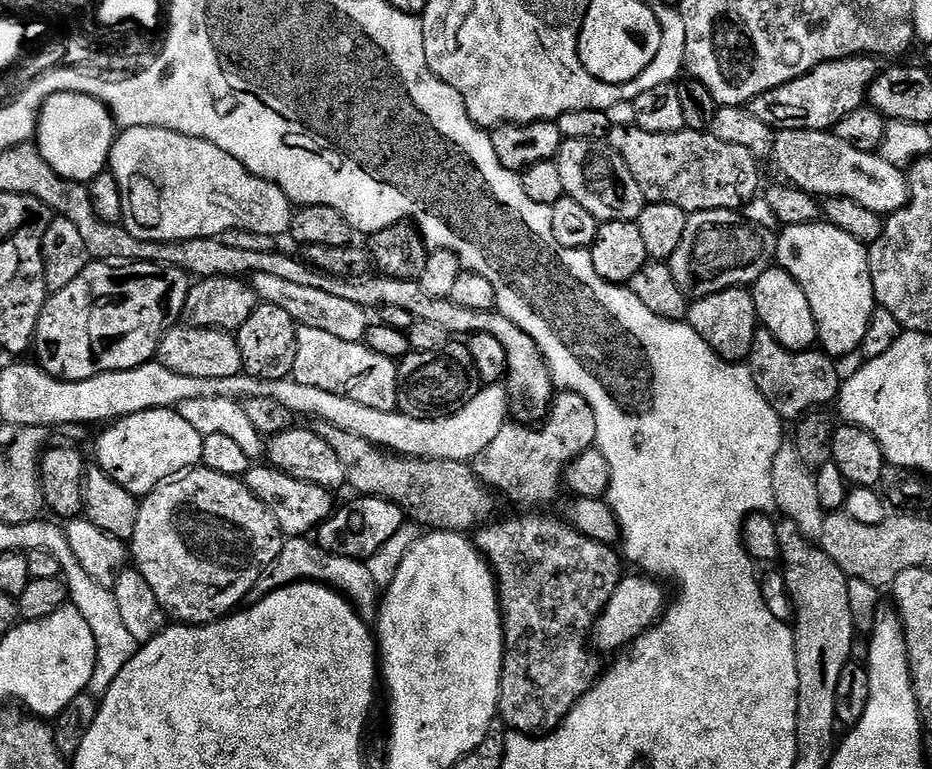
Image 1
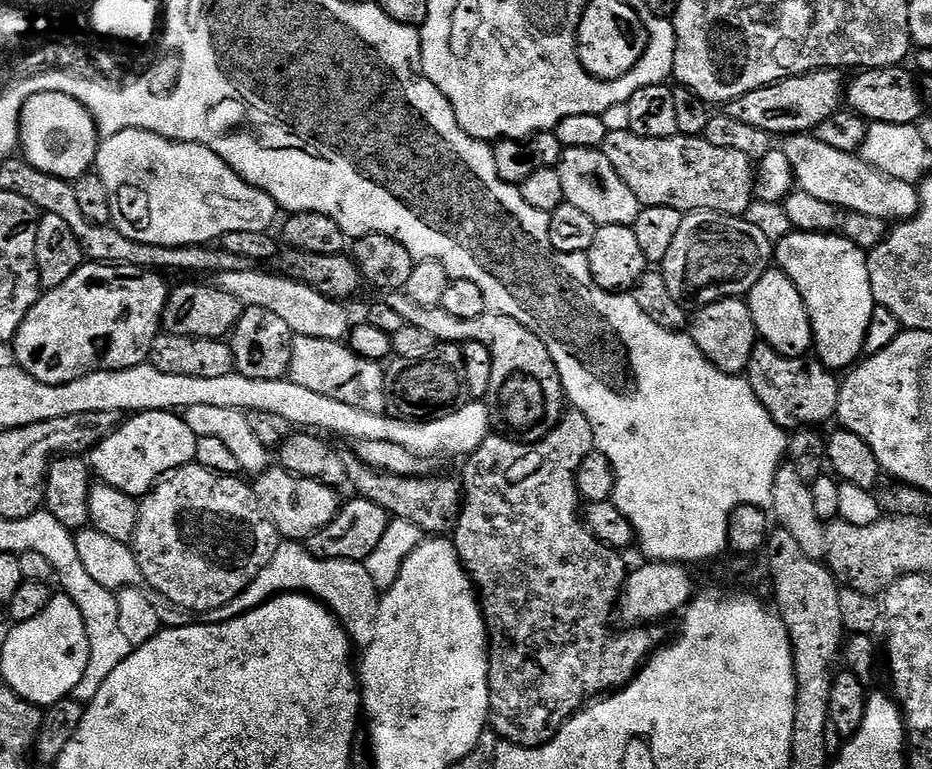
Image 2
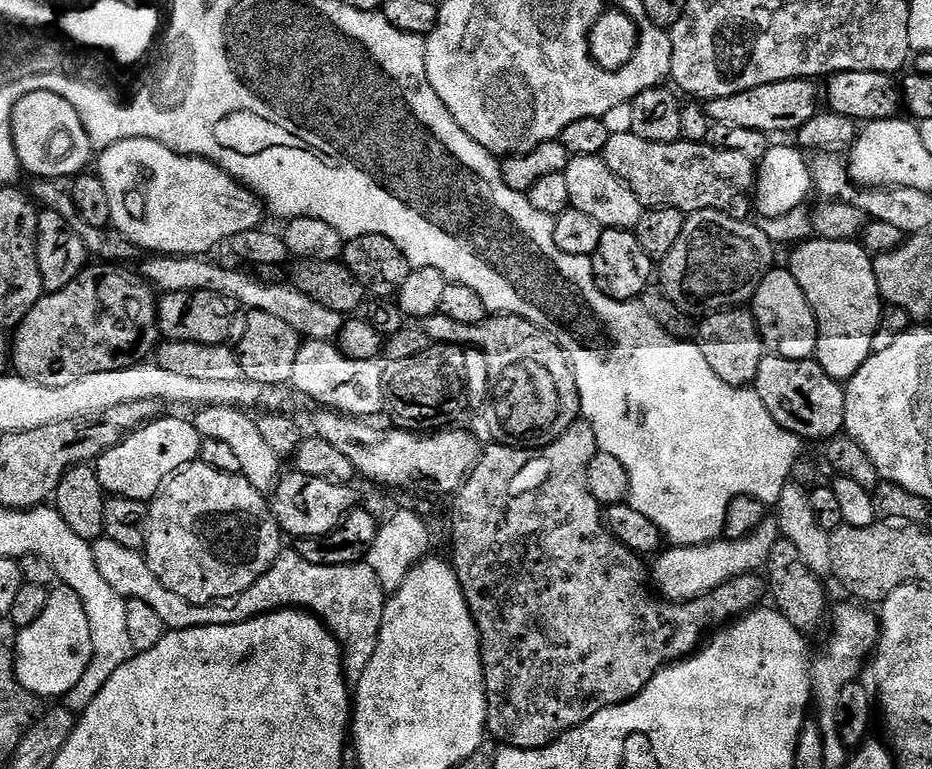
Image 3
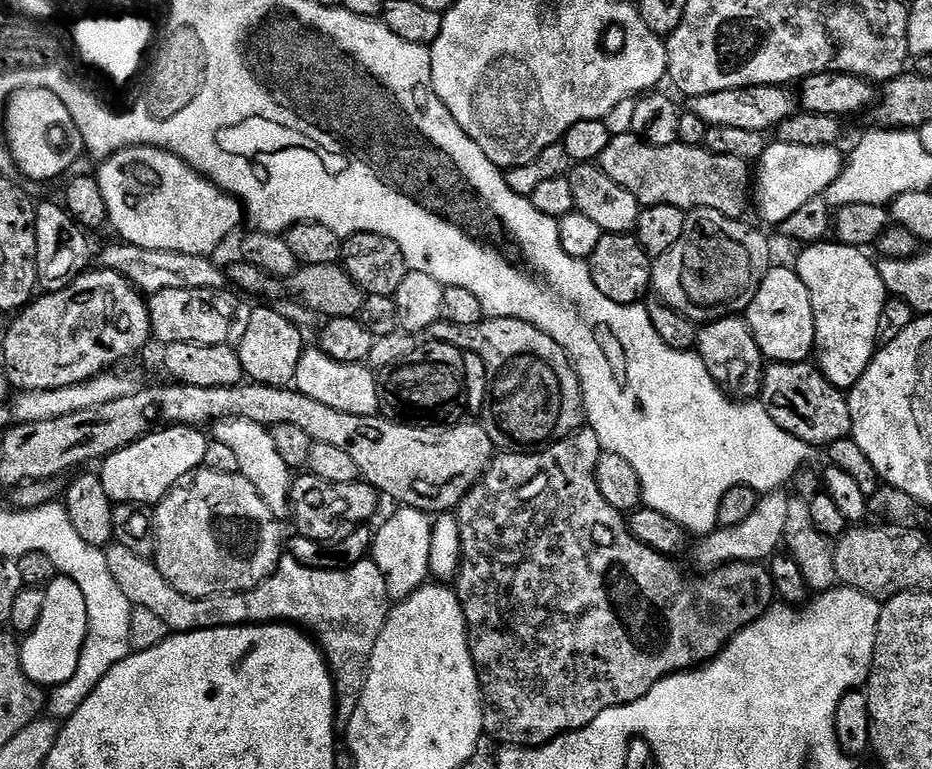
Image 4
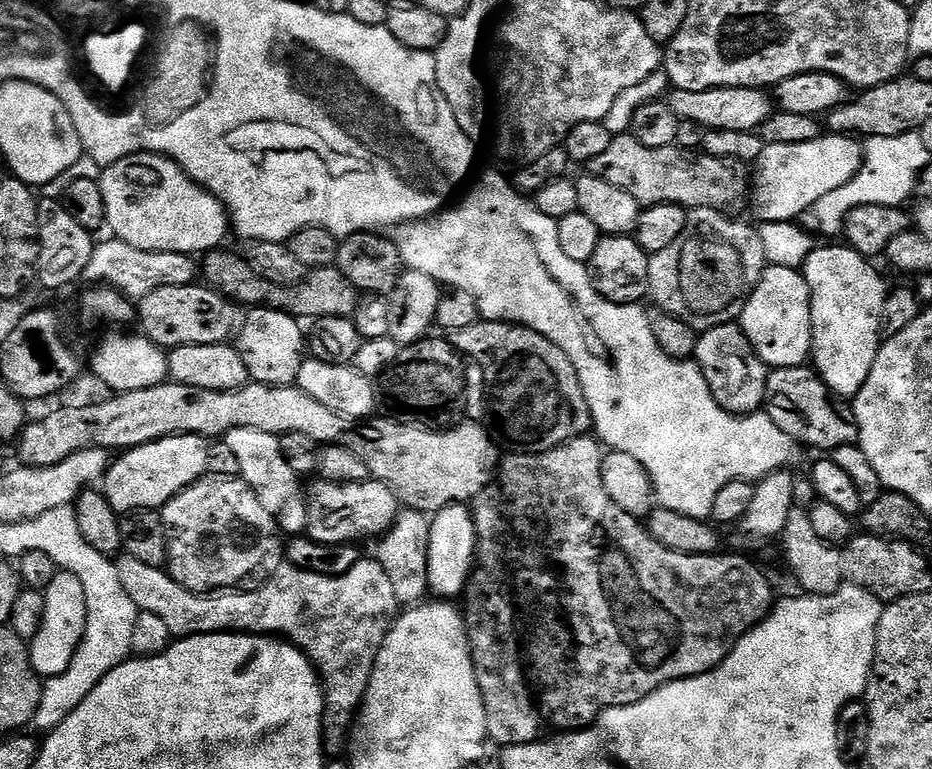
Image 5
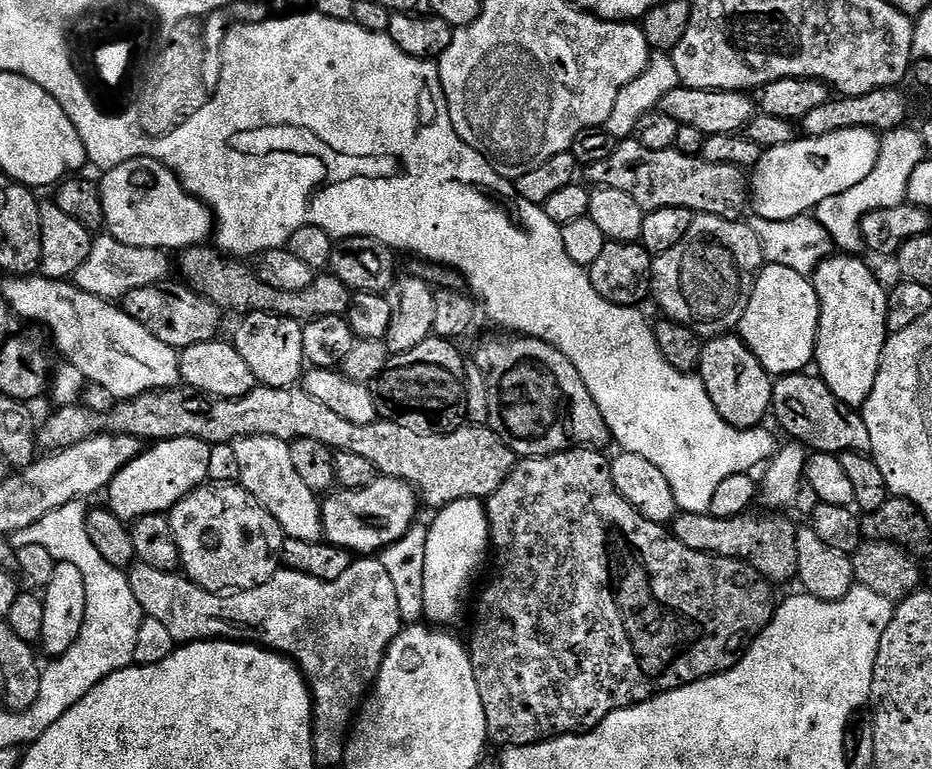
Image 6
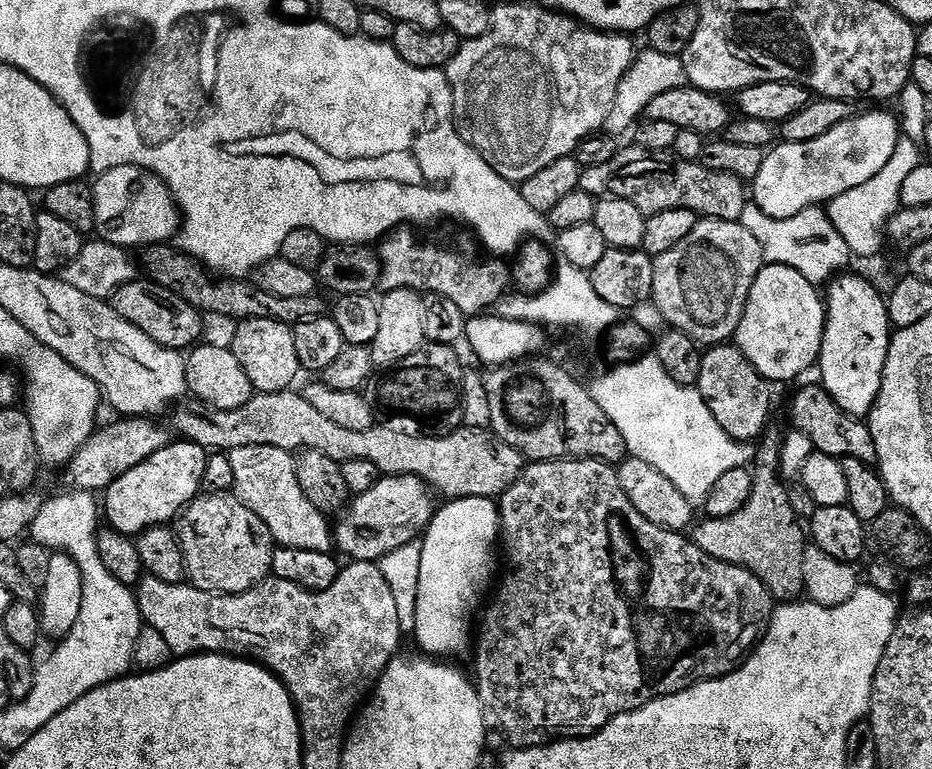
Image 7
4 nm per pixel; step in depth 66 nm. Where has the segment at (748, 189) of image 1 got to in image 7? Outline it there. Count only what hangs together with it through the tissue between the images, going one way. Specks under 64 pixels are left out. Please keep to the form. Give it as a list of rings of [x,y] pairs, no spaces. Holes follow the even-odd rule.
[[[639,146],[621,147],[620,151],[610,158],[610,162],[602,162],[602,166],[590,166],[580,173],[580,191],[597,198],[626,198],[647,217],[658,214],[662,210],[690,210],[697,217],[714,220],[735,220],[740,222],[743,210],[750,204],[750,196],[746,191],[745,181],[734,178],[734,174],[722,174],[714,170],[706,170],[695,160],[678,160],[667,152],[651,152]]]

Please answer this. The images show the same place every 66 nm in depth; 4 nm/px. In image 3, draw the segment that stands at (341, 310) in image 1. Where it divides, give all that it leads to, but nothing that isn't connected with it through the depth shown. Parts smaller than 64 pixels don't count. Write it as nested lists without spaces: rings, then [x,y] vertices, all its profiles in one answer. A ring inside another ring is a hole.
[[[152,254],[141,259],[138,271],[157,293],[166,292],[197,292],[210,290],[214,294],[222,294],[226,298],[235,300],[241,309],[248,312],[261,312],[271,314],[281,322],[286,322],[304,340],[335,341],[339,337],[345,317],[338,310],[330,310],[330,306],[322,306],[314,298],[302,294],[302,290],[293,288],[291,283],[267,284],[256,276],[251,276],[251,271],[236,268],[223,268],[220,264],[211,264],[208,258],[198,256],[165,256]]]

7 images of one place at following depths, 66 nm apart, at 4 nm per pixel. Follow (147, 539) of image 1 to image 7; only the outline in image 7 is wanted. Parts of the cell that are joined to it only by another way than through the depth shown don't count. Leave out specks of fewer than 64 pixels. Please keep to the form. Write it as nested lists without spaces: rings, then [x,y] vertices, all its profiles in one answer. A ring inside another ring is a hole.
[[[201,494],[180,513],[178,517],[178,535],[180,537],[180,549],[184,555],[184,562],[188,566],[187,579],[193,588],[200,588],[203,592],[214,592],[222,596],[237,596],[243,592],[248,592],[251,588],[256,588],[263,580],[269,579],[272,570],[272,559],[277,550],[277,543],[272,539],[270,530],[266,526],[266,522],[262,522],[262,518],[258,518],[258,514],[254,514],[254,510],[250,510],[240,501],[235,494]]]

